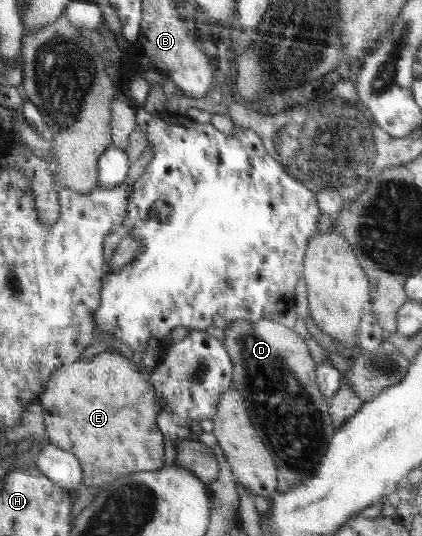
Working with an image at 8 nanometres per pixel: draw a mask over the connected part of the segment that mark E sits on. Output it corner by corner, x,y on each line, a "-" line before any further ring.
104,351
87,362
61,365
46,384
41,397
42,418
46,426
47,441
75,454
83,466
85,486
102,486
129,473
159,470
164,465
164,436
157,430
155,418
159,414
155,406
156,391
143,378
143,369
119,352

